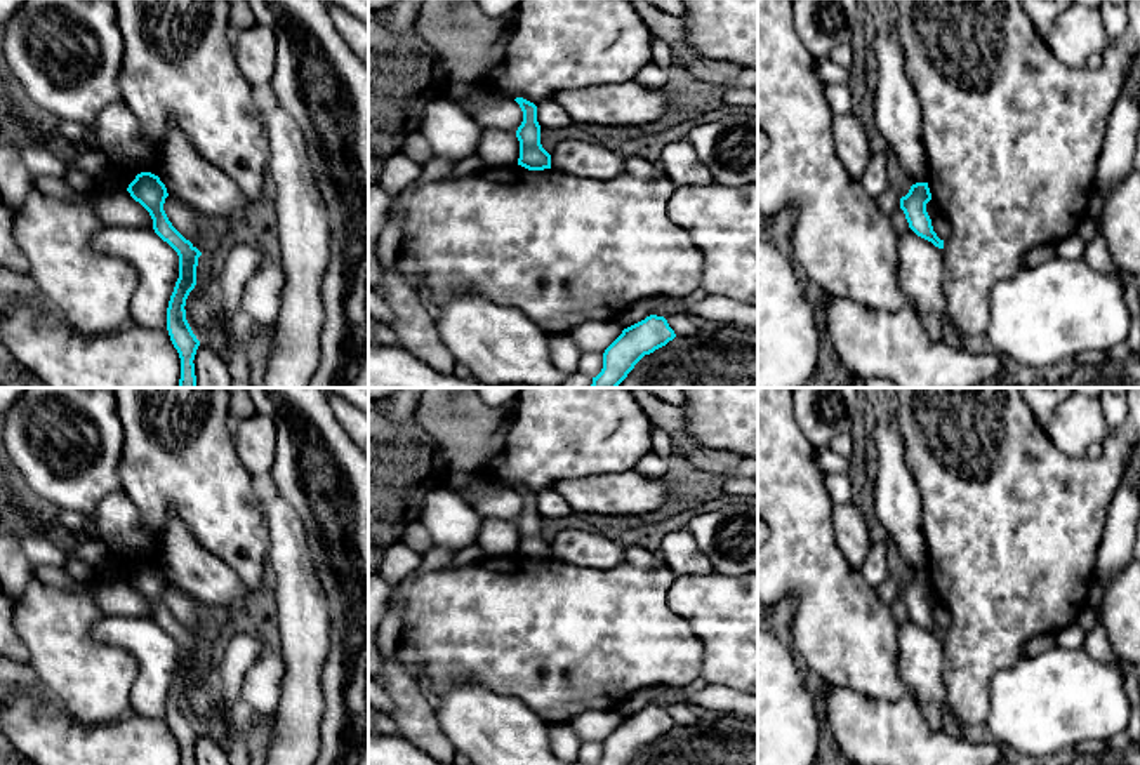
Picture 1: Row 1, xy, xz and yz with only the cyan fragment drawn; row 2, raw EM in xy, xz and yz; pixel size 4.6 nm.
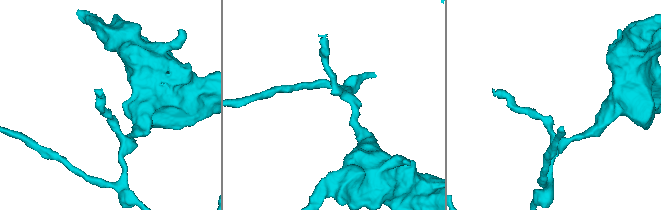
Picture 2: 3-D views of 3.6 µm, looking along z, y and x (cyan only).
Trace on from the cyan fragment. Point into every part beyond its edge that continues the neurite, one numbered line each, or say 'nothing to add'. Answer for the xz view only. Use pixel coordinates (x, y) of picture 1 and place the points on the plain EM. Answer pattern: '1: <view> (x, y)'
nothing to add

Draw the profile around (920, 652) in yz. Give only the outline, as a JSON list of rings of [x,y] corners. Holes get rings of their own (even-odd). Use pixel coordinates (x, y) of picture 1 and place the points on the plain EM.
[[[912,619],[897,624],[898,673],[933,730],[944,730],[944,638]]]

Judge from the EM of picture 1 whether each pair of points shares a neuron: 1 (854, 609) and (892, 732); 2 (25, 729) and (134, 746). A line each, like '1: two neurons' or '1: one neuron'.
1: two neurons
2: one neuron

